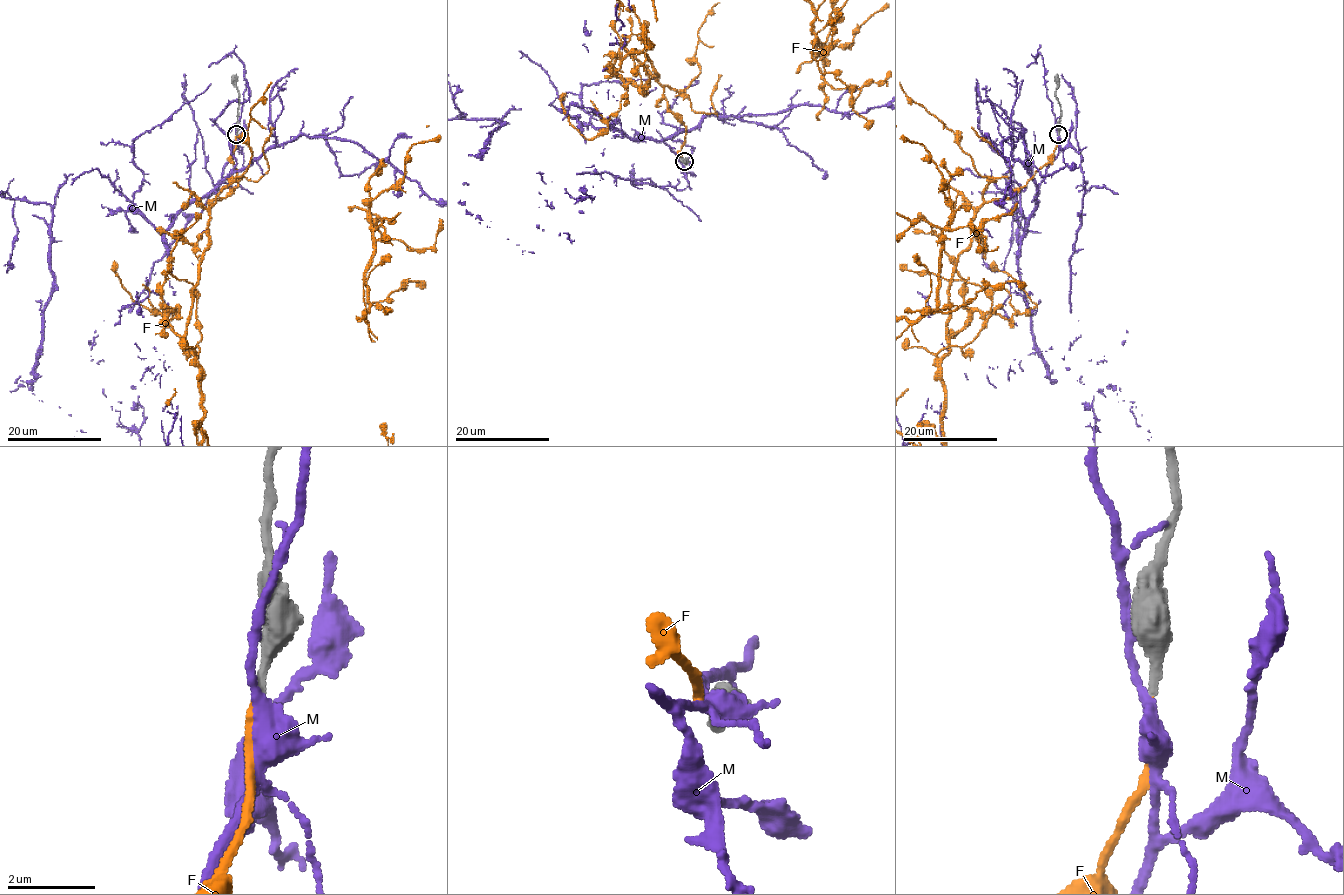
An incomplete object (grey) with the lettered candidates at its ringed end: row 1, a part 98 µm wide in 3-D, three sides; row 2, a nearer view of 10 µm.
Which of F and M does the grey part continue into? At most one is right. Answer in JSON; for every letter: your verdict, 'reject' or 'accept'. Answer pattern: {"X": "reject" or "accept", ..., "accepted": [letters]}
{"F": "accept", "M": "reject", "accepted": ["F"]}

